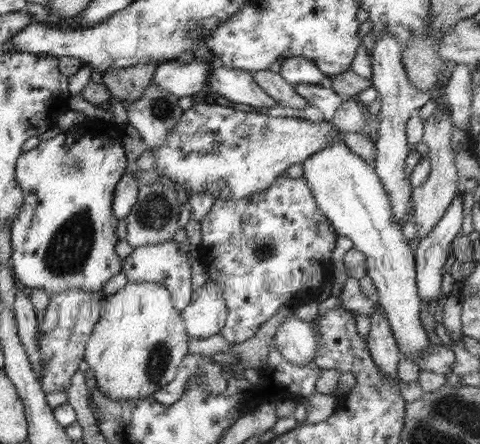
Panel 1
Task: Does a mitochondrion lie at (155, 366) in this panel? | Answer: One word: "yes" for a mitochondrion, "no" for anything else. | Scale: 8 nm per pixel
yes

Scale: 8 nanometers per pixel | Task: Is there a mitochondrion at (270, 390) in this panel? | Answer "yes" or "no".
no

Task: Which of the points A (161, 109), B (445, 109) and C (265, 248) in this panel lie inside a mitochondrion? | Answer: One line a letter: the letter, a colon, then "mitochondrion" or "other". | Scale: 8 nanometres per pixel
A: mitochondrion
B: other
C: mitochondrion

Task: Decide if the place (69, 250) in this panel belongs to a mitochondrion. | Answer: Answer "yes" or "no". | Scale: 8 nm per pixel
yes

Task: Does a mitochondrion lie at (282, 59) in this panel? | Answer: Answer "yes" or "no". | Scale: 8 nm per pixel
no

